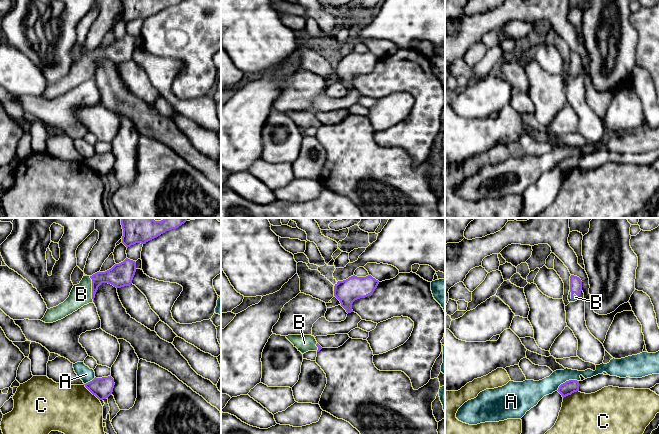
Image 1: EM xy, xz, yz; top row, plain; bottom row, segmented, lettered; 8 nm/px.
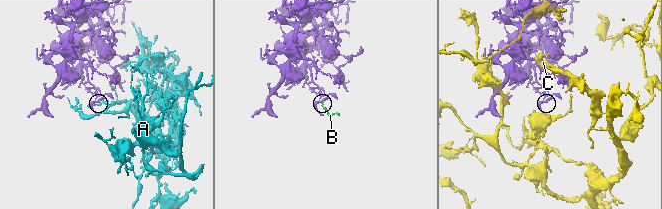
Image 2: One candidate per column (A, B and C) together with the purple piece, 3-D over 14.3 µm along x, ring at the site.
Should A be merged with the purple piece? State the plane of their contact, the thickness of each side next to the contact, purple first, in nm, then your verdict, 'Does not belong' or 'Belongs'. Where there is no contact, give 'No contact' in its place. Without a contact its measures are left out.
Touches purple in yz. Thickness 110 nm (purple) against 150 nm. Does not belong

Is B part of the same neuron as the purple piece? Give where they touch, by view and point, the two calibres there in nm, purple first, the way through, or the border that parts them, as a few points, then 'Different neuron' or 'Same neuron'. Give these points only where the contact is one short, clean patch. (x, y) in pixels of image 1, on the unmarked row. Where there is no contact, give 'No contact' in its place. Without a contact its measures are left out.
Touches purple at xy (92, 64). Thickness 190 nm (purple) against 180 nm. Path across: xy (120, 51), (102, 53), (92, 64), (81, 70). Same neuron

